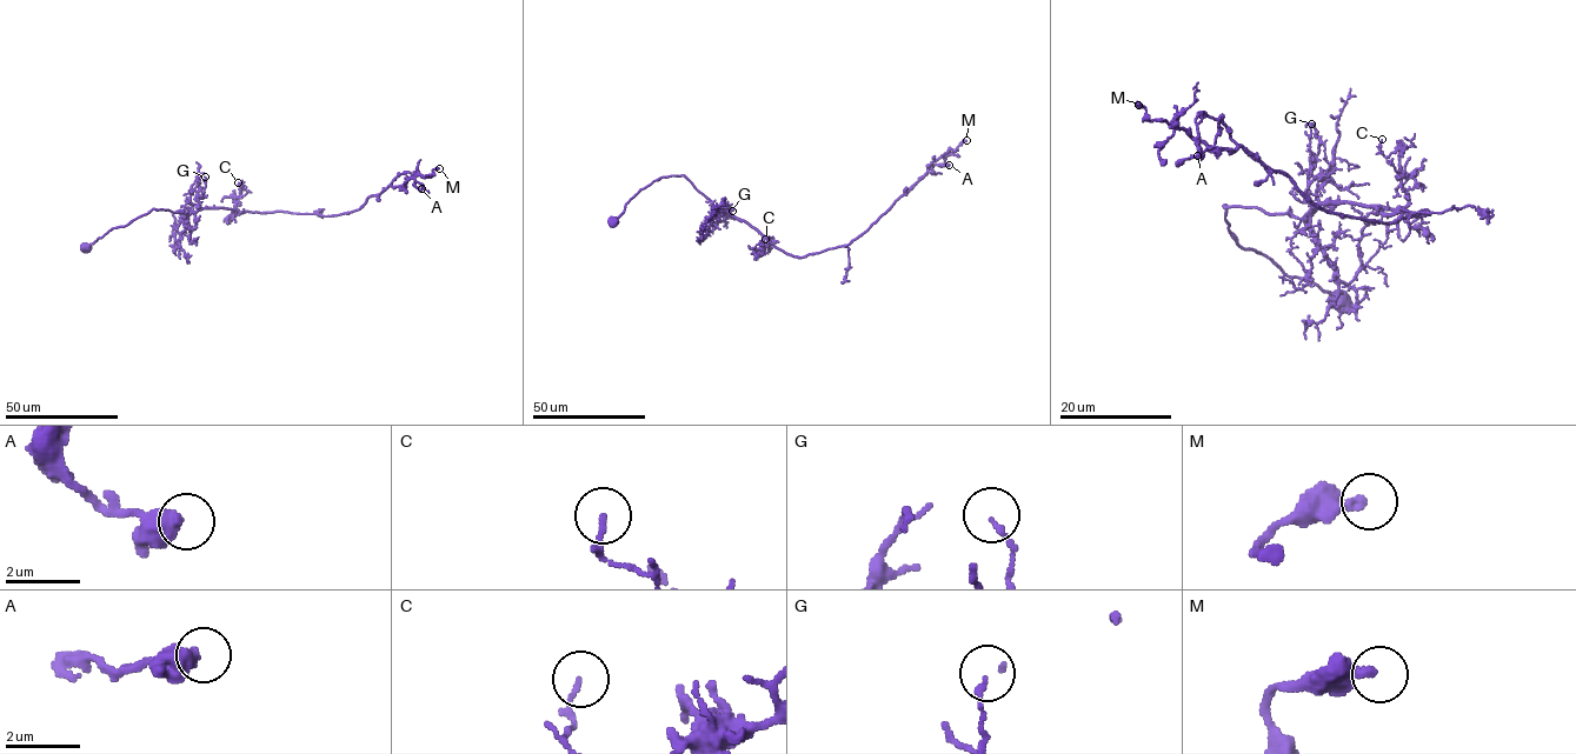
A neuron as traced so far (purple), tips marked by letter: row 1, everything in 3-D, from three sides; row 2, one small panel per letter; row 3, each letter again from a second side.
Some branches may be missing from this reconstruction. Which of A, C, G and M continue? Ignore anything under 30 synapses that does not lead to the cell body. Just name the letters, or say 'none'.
none

